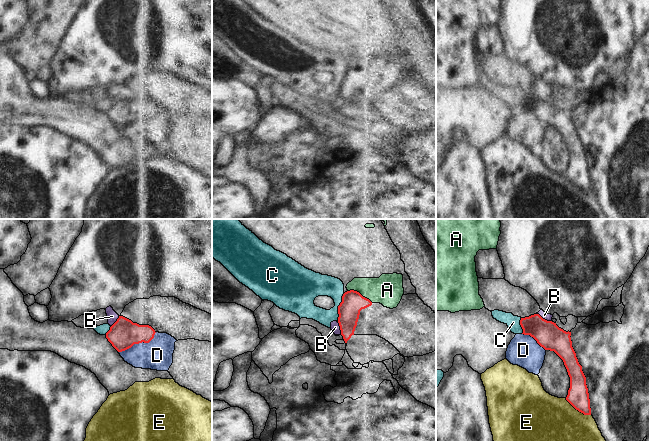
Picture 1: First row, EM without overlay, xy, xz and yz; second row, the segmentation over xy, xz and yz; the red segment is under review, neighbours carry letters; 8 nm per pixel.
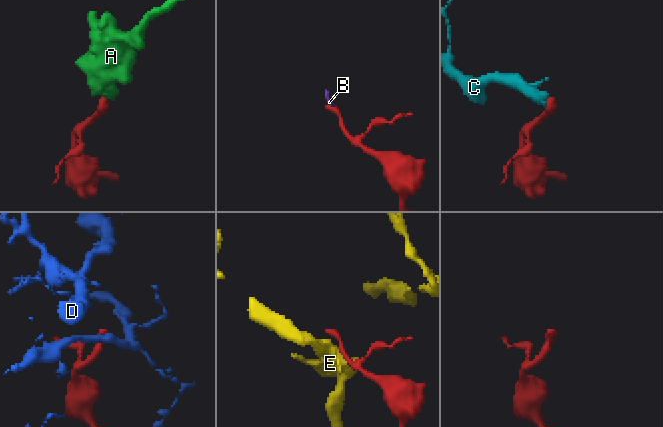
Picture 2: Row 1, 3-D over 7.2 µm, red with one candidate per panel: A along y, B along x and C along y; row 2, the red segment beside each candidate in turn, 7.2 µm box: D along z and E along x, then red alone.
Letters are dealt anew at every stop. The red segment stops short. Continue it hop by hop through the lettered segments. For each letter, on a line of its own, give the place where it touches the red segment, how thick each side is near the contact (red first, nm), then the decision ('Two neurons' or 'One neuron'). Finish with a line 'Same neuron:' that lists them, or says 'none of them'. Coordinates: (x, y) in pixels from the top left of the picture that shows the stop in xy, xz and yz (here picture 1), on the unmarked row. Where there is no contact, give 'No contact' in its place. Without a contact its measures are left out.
A: Touches red at xz (359, 69). Thickness 180 nm (red) against 240 nm. One neuron
B: Touches red at yz (544, 95). Thickness 220 nm (red) against 60 nm. Two neurons
C: Touches red at xz (338, 83). Thickness 180 nm (red) against 180 nm. Two neurons
D: Touches red at xy (138, 119). Thickness 240 nm (red) against 240 nm. Two neurons
E: Touches red at yz (578, 186). Thickness 170 nm (red) against 500 nm. Two neurons
Same neuron: A.

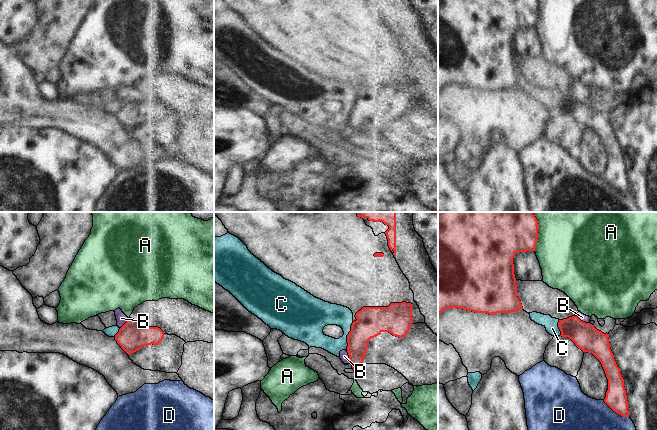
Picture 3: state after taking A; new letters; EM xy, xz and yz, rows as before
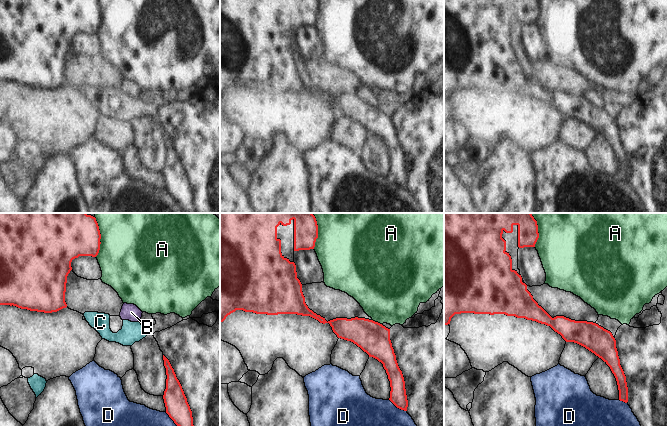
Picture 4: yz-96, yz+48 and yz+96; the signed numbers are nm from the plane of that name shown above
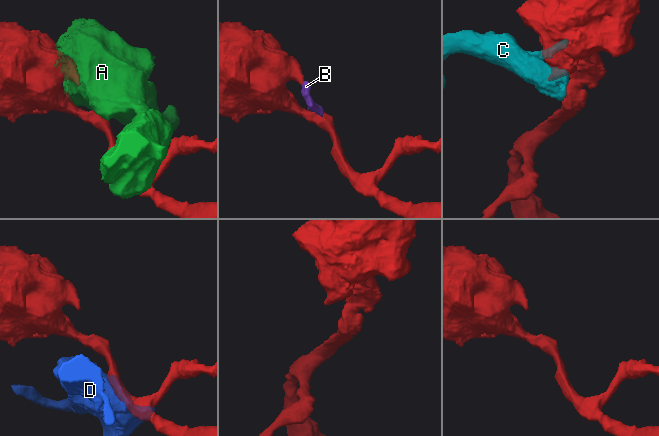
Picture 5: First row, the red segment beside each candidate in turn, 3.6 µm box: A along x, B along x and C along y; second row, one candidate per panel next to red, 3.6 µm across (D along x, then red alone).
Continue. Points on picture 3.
A: Touches red at yz (537, 13). Thickness 260 nm (red) against 440 nm. Two neurons
B: Touches red at yz (582, 97). Thickness 220 nm (red) against 60 nm. Two neurons
C: Touches red at xz (347, 112). Thickness 240 nm (red) against 180 nm. Two neurons
D: Touches red at yz (616, 188). Thickness 170 nm (red) against 480 nm. Two neurons
Same neuron: none of them.

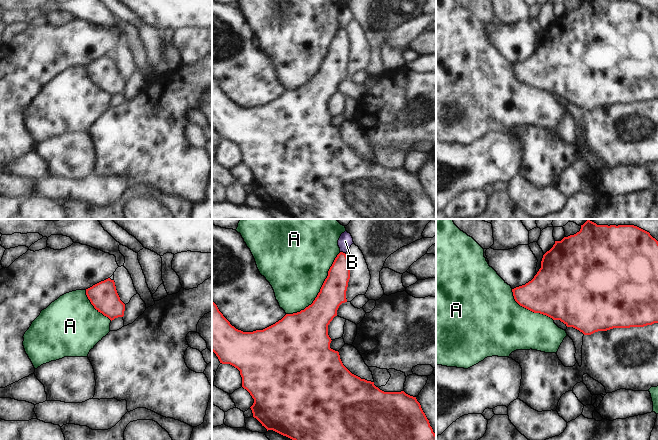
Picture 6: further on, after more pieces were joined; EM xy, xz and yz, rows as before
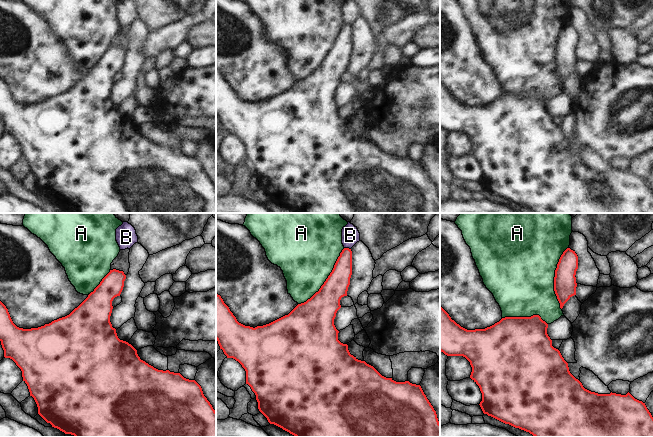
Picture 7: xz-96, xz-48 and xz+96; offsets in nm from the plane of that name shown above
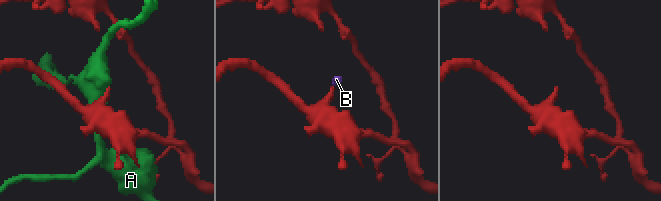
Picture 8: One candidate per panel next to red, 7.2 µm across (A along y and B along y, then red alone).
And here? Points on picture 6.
A: Touches red at xz (320, 66). Thickness 240 nm (red) against 480 nm. Two neurons
B: Touches red at xz (342, 28). Thickness 180 nm (red) against 120 nm. Two neurons
Same neuron: none of them.

